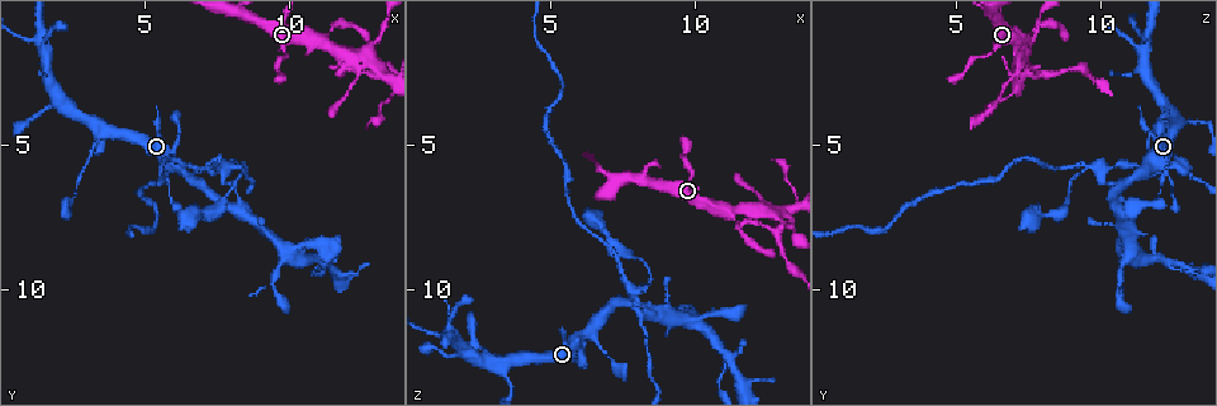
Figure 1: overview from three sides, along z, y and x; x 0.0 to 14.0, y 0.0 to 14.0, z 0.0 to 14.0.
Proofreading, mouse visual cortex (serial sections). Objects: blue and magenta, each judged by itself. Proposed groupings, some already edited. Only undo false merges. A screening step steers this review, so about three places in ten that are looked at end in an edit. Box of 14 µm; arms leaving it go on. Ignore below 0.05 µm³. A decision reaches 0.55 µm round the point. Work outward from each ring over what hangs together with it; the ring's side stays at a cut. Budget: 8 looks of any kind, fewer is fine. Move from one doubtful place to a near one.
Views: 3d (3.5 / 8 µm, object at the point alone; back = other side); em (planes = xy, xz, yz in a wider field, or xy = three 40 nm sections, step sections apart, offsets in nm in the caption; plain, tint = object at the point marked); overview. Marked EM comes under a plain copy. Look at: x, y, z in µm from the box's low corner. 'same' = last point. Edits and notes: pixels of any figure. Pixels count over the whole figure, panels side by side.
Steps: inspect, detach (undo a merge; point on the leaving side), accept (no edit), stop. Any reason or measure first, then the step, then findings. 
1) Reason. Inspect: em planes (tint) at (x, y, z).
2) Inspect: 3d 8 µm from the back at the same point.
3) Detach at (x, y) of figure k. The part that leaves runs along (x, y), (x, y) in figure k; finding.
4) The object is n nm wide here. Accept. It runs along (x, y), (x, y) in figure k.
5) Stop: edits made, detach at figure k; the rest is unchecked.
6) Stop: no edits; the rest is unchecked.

Abrupt turn. Inspect: 3d 3.5 µm at (7.0, 5.8, 12.3).

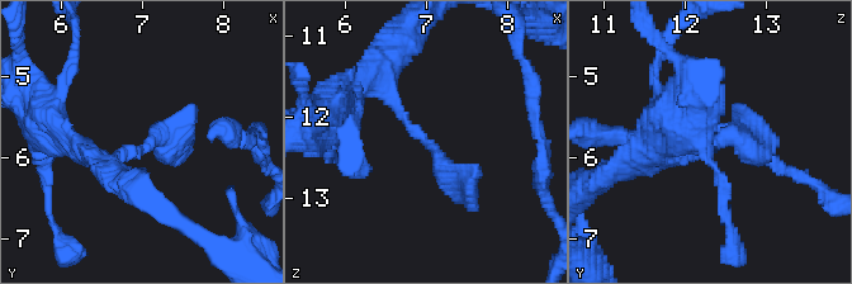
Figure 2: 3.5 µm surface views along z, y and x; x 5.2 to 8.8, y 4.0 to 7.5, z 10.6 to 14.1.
The arms are 200, 300 nm wide; now the EM. Inspect: em xy step 5 (tint) at (7.05, 5.90, 12.35).

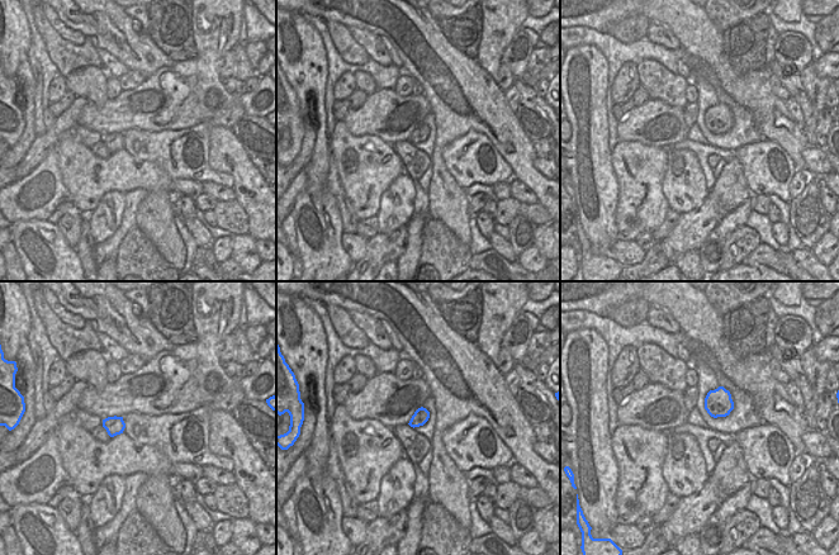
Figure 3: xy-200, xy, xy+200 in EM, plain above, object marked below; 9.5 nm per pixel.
Accept. It runs along (369, 76), (448, 171), (474, 171) in figure 2; all the same cell.

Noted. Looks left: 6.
Side arm on a straight run. Inspect: 3d 3.5 µm at (11.2, 9.1, 12.3).

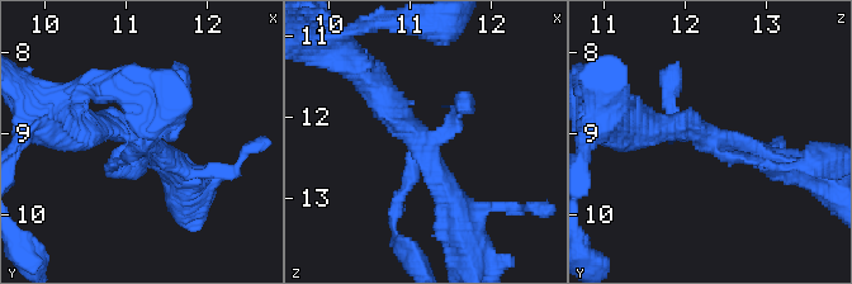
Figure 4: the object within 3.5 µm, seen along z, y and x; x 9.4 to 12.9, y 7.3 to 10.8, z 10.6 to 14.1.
Shape alone is not enough. Inspect: em xy step 3 (tint) at (11.25, 9.05, 12.35).

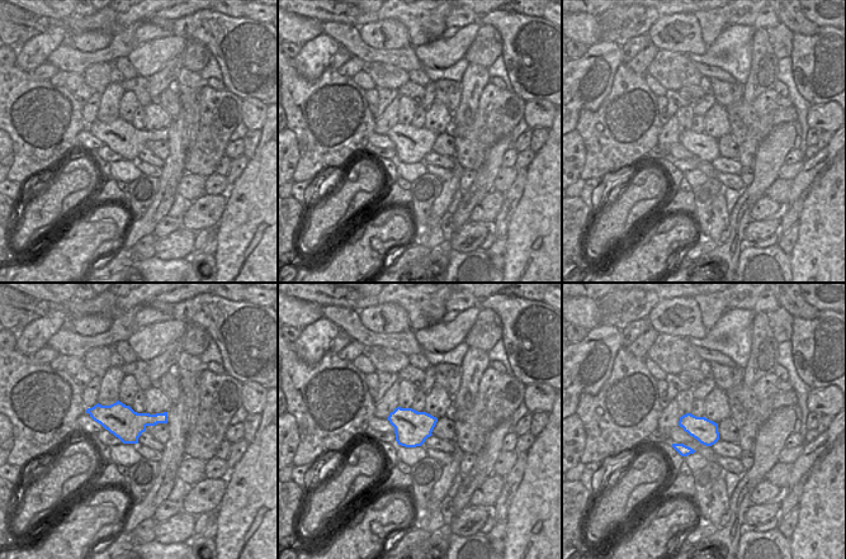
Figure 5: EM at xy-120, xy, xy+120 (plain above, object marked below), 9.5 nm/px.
Accept. It runs along (372, 83), (426, 145), (458, 213) in figure 4; all the same cell.

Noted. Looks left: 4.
Thick turns thin. Inspect: 3d 8 µm at (3.5, 4.7, 12.4).

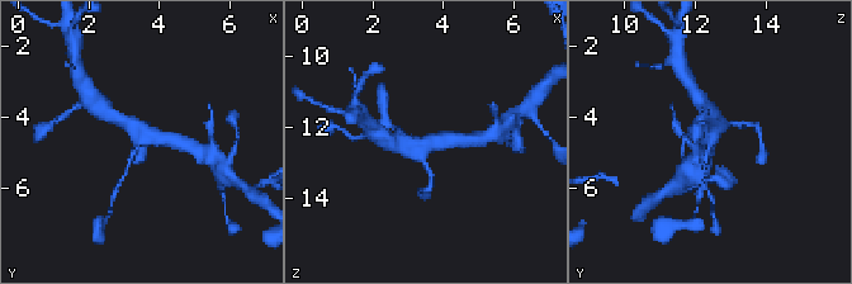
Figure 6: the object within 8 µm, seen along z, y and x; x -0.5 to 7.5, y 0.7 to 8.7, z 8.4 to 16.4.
Zoom in. Inspect: 3d 3.5 µm at (3.4, 4.7, 12.4).

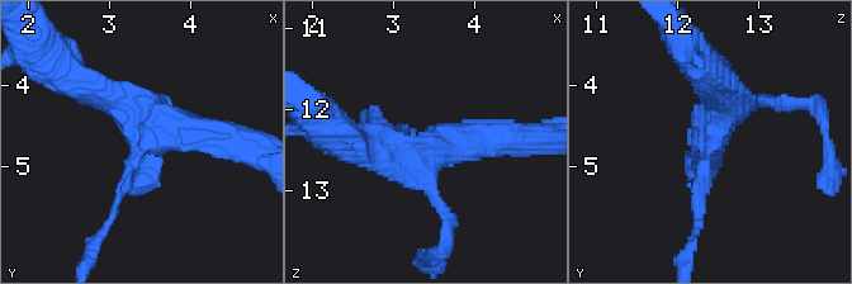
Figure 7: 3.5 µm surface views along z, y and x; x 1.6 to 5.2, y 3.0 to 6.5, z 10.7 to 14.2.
4 arms meet here; the arms are 150, 150, 400, 400 nm wide. Inspect: em xy step 3 (tint) at (3.40, 4.75, 12.40).

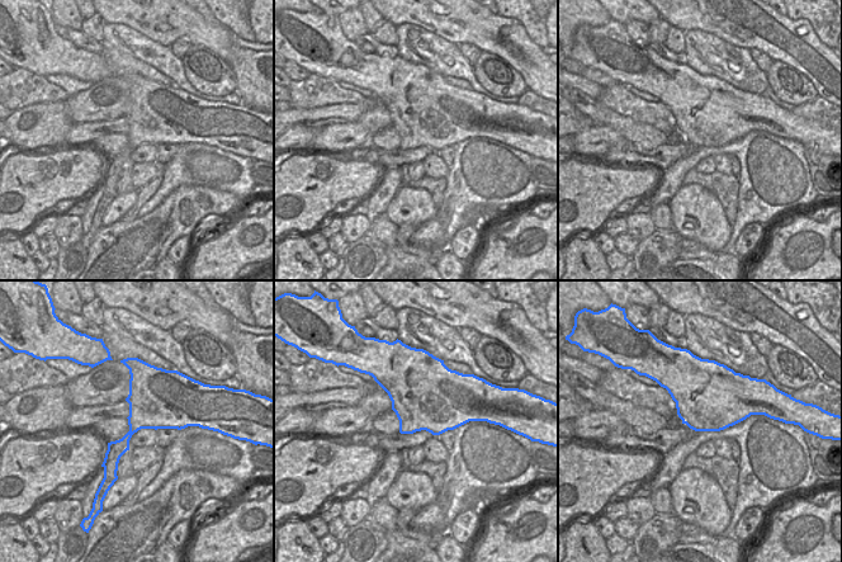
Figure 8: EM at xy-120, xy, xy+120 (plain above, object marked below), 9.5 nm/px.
Accept. One cell here.

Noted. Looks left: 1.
Stop: no edits; the rest is unchecked.

